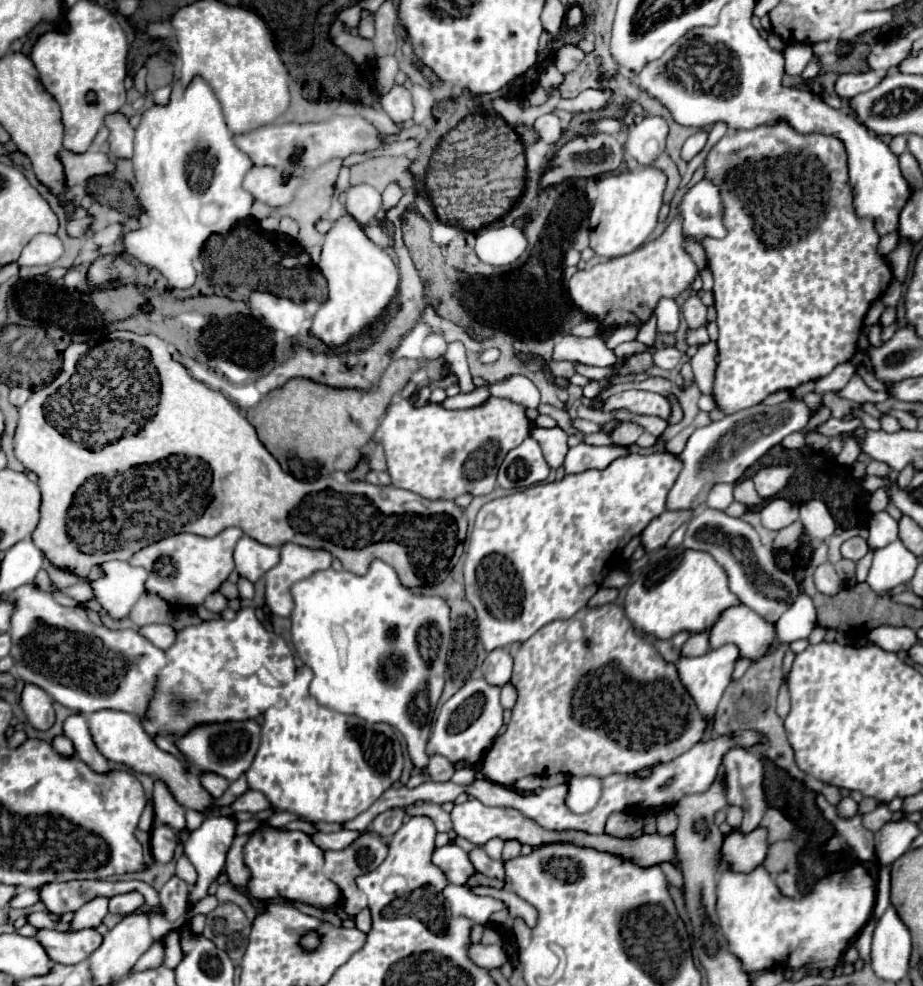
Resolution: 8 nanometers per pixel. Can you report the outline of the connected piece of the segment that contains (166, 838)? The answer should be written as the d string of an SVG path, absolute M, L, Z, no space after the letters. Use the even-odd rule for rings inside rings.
M164 825L152 827L152 855L160 863L168 863L174 857L176 831Z

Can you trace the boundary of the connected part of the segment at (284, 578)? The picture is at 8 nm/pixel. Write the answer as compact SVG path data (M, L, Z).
M284 543L280 547L280 561L264 575L266 579L266 605L274 615L288 617L292 611L292 595L288 587L306 579L312 571L332 565L332 555L324 549L312 549L296 543Z

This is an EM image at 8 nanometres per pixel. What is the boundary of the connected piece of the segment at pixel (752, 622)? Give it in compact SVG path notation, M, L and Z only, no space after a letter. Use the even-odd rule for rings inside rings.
M738 605L724 611L710 629L712 649L722 647L724 643L736 643L740 647L740 657L760 659L768 645L774 641L774 625L764 623L760 615L748 611L748 607Z

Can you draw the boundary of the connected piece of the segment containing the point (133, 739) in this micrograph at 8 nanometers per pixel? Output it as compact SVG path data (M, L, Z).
M102 709L102 711L96 711L96 713L88 715L88 725L90 725L90 735L92 735L98 751L108 761L122 763L136 773L144 773L144 775L150 775L154 779L164 781L166 787L170 789L170 793L174 795L174 799L184 809L204 811L212 803L212 797L204 791L204 787L200 787L198 775L194 771L190 771L188 767L184 767L184 763L180 759L176 759L174 755L158 749L156 743L152 741L152 737L144 731L144 727L142 727L142 723L136 715L126 713L126 711Z

